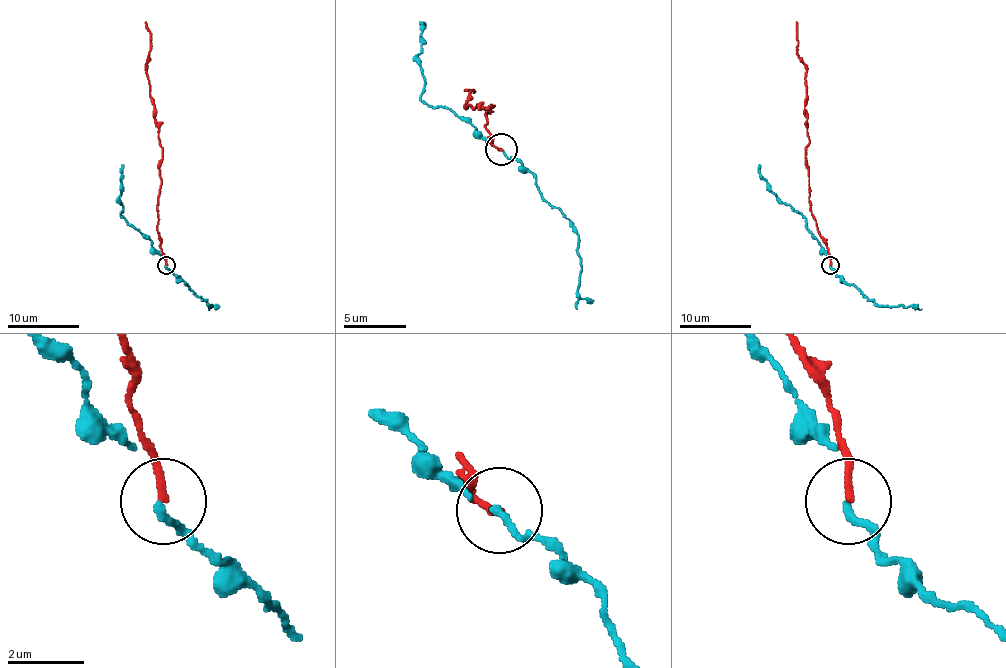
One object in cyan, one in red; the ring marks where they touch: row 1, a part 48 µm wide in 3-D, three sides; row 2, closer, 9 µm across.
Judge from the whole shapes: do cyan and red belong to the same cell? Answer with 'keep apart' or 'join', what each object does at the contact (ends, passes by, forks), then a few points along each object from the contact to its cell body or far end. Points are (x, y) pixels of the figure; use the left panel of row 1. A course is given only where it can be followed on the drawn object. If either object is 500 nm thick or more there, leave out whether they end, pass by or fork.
keep apart | cyan ends | red ends | cyan via (166, 265), (151, 242), (121, 215), (123, 165) | red via (166, 265), (157, 229), (162, 147), (146, 65), (150, 29), (144, 22)

